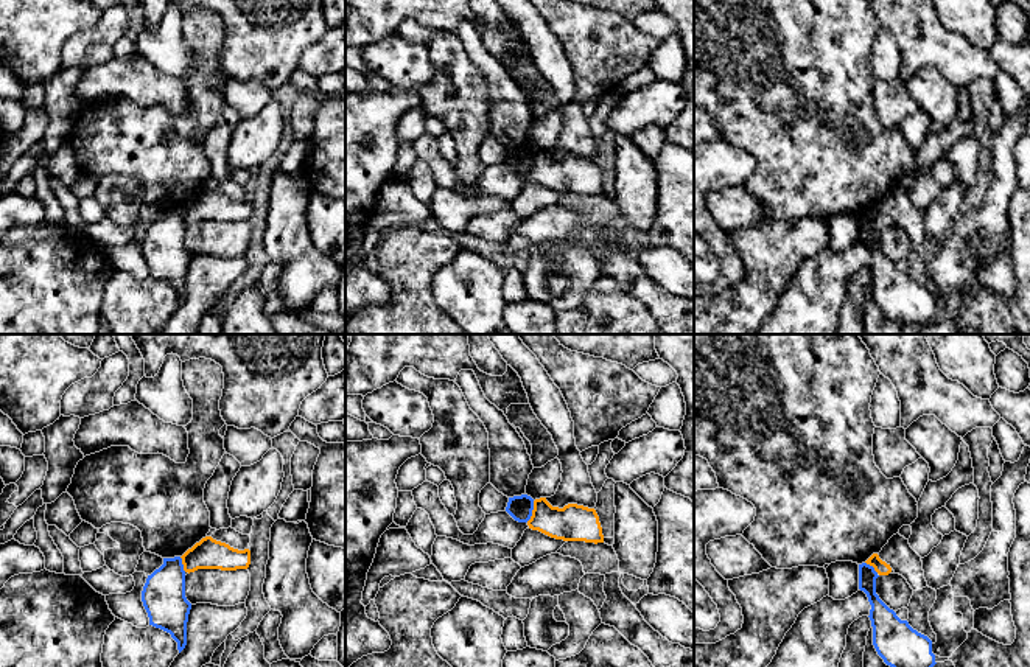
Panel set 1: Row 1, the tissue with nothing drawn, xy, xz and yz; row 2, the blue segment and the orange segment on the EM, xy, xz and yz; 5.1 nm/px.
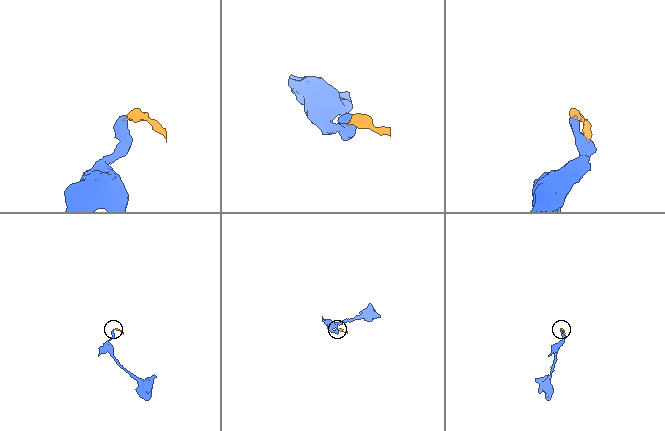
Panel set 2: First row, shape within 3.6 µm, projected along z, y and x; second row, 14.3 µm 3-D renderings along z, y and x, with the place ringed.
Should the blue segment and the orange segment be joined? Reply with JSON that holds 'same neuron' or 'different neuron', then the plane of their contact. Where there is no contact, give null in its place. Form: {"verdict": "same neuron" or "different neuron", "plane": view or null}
{"verdict": "different neuron", "plane": "xz"}

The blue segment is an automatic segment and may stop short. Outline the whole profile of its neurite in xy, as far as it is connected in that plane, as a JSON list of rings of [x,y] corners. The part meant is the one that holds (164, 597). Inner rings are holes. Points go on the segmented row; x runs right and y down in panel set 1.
[[[180,557],[163,558],[163,564],[148,575],[142,602],[149,625],[170,633],[180,653],[187,645],[187,622],[191,609],[185,597],[185,571]]]

